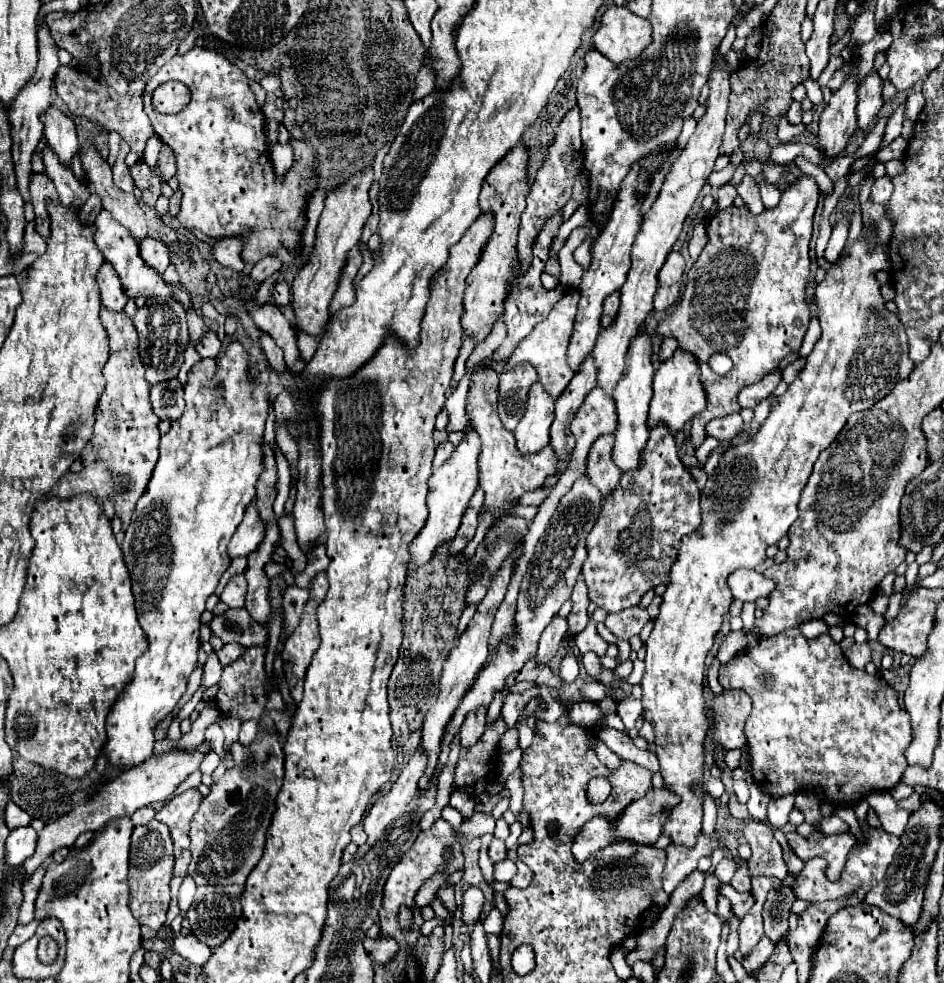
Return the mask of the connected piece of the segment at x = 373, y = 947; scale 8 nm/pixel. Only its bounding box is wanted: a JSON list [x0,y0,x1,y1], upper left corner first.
[364,936,398,964]

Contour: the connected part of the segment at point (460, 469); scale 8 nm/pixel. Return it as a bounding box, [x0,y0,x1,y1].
[408,428,480,574]

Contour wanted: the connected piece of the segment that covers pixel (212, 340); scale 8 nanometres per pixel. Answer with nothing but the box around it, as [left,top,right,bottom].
[196,332,222,358]

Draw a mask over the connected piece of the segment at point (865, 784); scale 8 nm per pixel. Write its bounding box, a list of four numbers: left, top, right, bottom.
[718,628,912,808]

